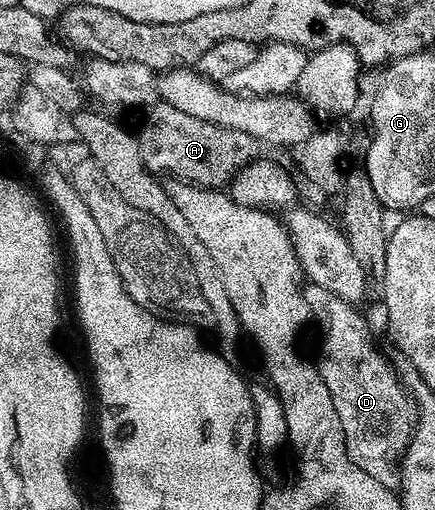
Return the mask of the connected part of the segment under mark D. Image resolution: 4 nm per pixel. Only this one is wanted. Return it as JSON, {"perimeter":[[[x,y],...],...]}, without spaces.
{"perimeter":[[[309,284],[304,287],[304,291],[312,321],[315,326],[317,322],[317,330],[321,333],[321,355],[315,358],[317,373],[321,375],[323,384],[327,384],[331,400],[335,400],[335,412],[339,412],[339,424],[343,424],[347,456],[351,464],[363,468],[367,476],[375,476],[379,484],[396,491],[401,484],[399,463],[417,426],[417,409],[413,400],[396,378],[392,364],[382,354],[380,345],[373,343],[373,334],[369,331],[364,316],[357,311],[358,307],[352,302],[345,302],[337,294],[327,292],[321,286]]]}

